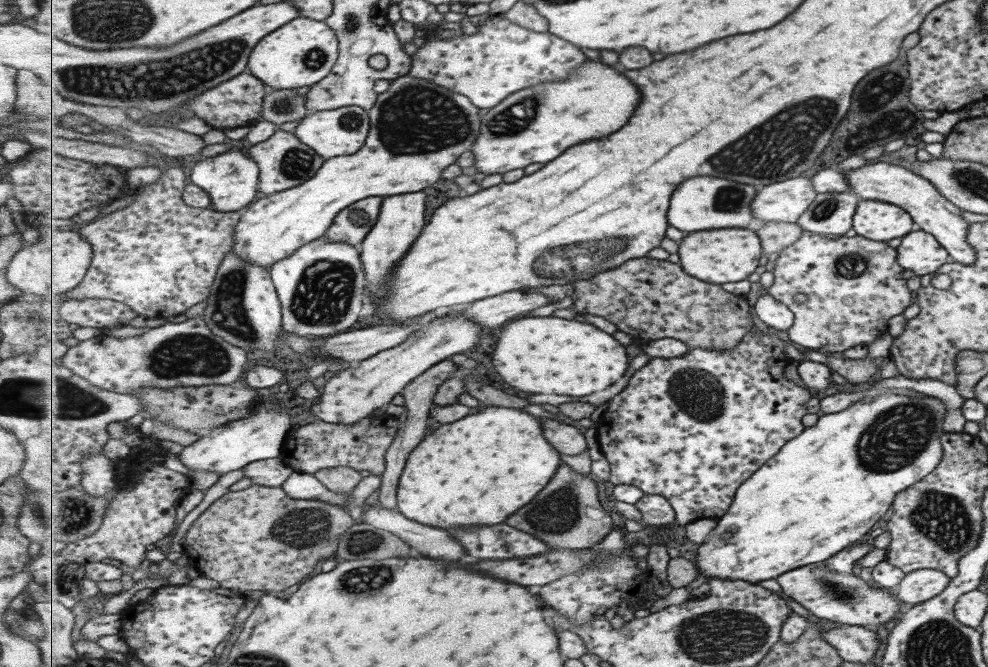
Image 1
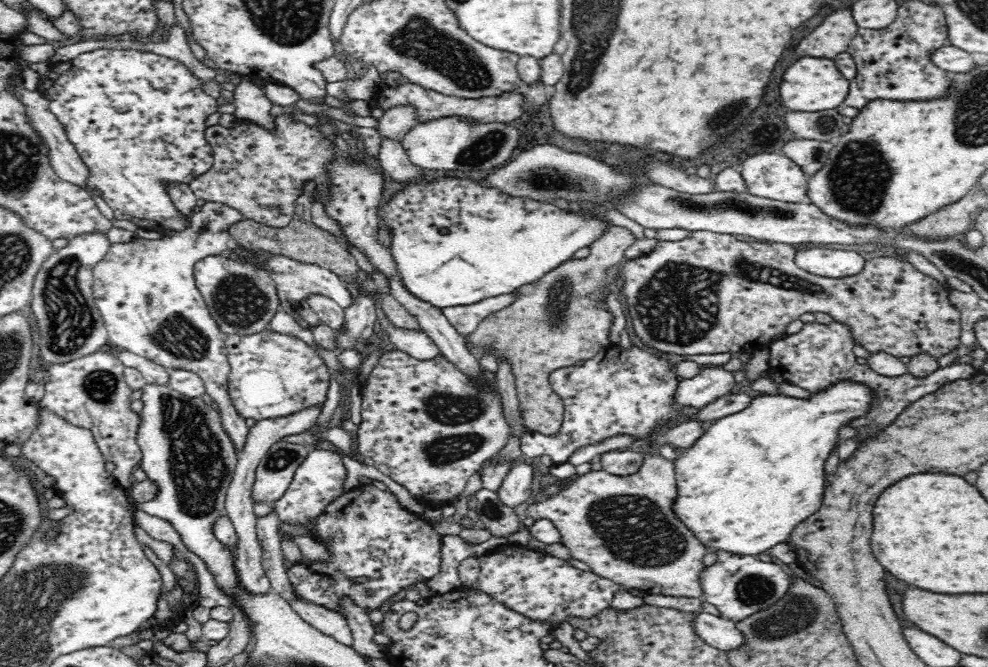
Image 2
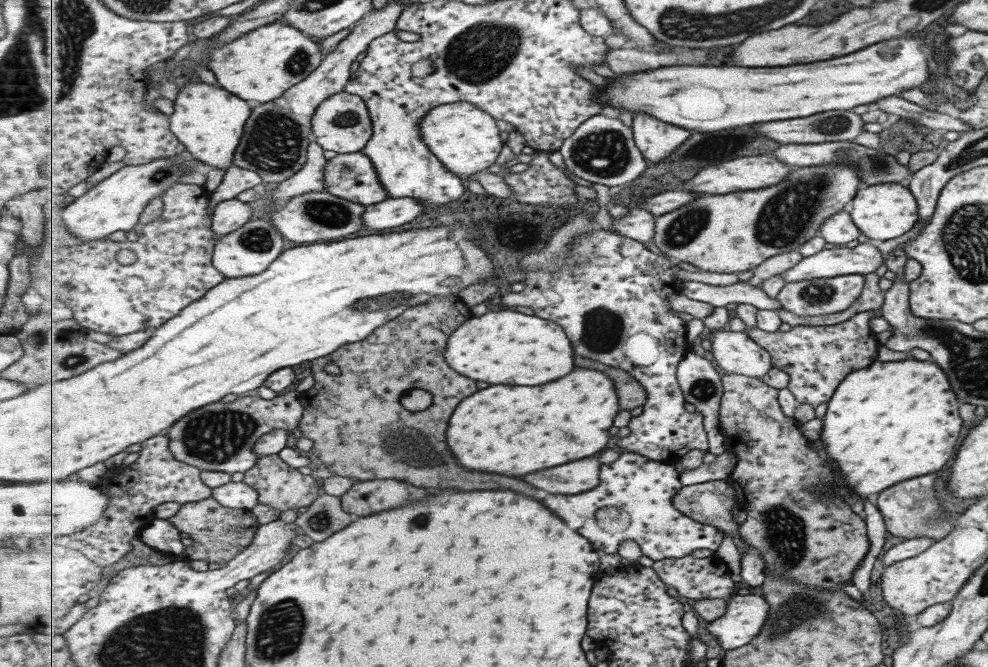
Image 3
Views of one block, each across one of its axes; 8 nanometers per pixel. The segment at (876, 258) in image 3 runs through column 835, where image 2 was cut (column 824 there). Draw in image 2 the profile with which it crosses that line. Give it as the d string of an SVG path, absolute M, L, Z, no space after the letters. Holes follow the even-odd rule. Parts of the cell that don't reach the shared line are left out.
M809 248L796 251L795 262L805 272L827 279L845 279L864 270L864 258L854 250Z

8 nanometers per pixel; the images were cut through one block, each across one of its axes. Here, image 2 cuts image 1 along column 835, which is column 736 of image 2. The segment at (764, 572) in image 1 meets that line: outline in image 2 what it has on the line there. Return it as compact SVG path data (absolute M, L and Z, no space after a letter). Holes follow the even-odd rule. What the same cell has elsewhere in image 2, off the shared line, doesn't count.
M840 379L819 391L811 392L809 397L804 398L788 397L782 393L774 395L752 393L748 406L745 406L739 412L715 420L714 424L711 424L706 432L698 436L692 446L682 449L678 453L674 462L677 494L674 505L672 505L674 514L678 515L680 522L694 531L695 538L698 538L703 546L706 546L708 550L714 550L714 552L721 551L729 554L756 556L760 552L767 551L771 546L788 540L792 528L796 524L800 524L802 520L806 520L808 516L818 512L818 509L822 506L826 488L824 468L826 468L826 460L830 458L832 452L835 452L839 443L842 442L840 428L849 426L852 420L866 417L872 410L872 404L874 404L874 389L864 382L852 379Z

